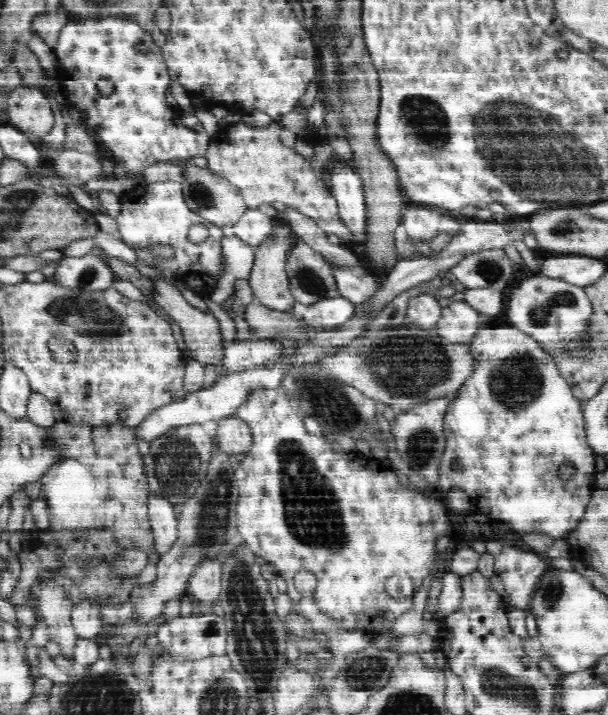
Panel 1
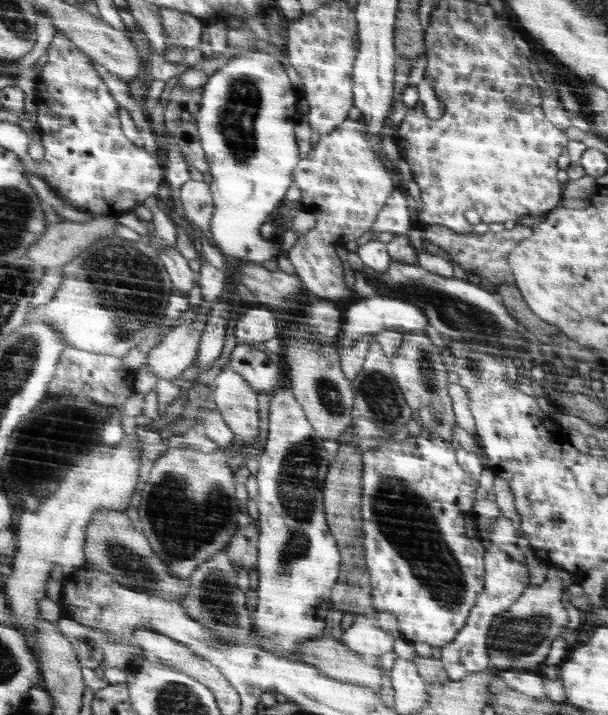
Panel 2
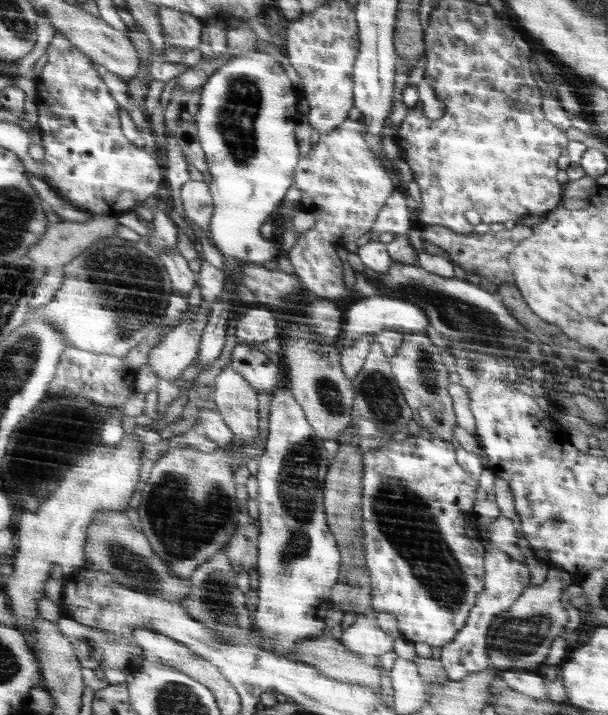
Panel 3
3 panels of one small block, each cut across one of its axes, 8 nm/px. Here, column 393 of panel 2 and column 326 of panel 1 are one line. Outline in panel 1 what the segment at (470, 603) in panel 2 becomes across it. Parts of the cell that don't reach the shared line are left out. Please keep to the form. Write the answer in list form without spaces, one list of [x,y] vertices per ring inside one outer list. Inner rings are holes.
[[[257,387],[253,391],[250,391],[246,395],[245,403],[242,403],[237,410],[237,417],[247,422],[250,425],[252,433],[252,446],[247,450],[243,456],[252,458],[254,462],[244,462],[241,458],[235,460],[235,479],[237,482],[237,488],[239,489],[239,497],[237,498],[237,525],[239,530],[239,540],[244,542],[256,556],[262,556],[266,559],[266,562],[274,564],[275,574],[282,576],[287,584],[287,594],[292,601],[298,602],[300,600],[300,594],[296,592],[294,588],[294,574],[299,570],[310,570],[310,572],[316,575],[317,585],[315,593],[312,598],[316,602],[316,610],[320,610],[322,613],[332,617],[336,621],[338,627],[344,629],[356,629],[364,631],[368,636],[384,634],[384,628],[391,626],[393,620],[400,618],[402,614],[398,614],[397,610],[404,610],[405,613],[413,603],[413,596],[404,596],[404,598],[390,598],[386,594],[386,580],[398,572],[404,572],[412,578],[414,582],[414,592],[418,592],[423,586],[423,580],[429,575],[430,569],[434,561],[437,559],[437,547],[436,540],[440,536],[446,535],[448,525],[452,522],[448,520],[446,516],[445,506],[442,508],[442,504],[436,500],[436,498],[430,496],[424,496],[420,494],[414,484],[412,488],[410,486],[402,486],[398,476],[394,471],[390,472],[390,468],[384,468],[384,472],[374,472],[374,468],[364,468],[364,466],[356,466],[350,458],[348,453],[342,454],[341,452],[334,452],[332,449],[331,441],[322,436],[311,435],[302,416],[299,411],[290,403],[288,395],[282,388],[272,389],[266,387]]]

